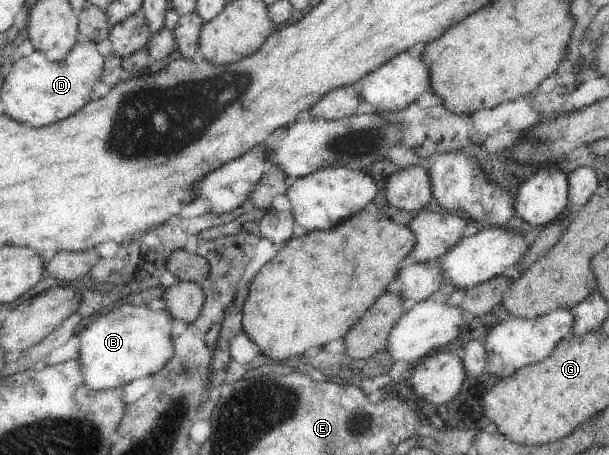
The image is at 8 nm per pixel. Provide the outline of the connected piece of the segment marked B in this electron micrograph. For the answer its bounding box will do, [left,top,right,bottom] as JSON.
[76,301,173,391]

